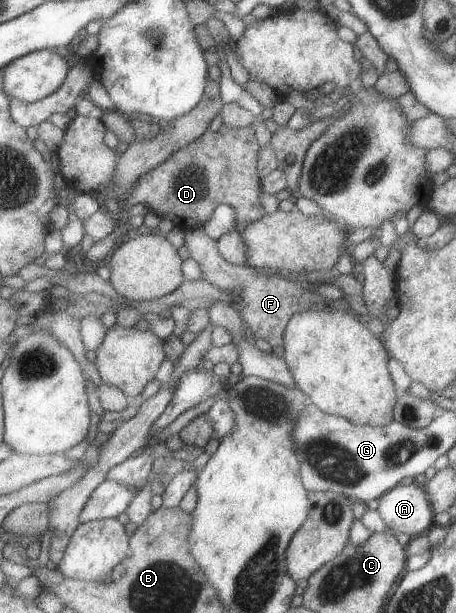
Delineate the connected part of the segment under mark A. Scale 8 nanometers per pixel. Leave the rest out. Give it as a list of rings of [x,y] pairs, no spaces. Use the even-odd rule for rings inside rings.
[[[415,481],[409,485],[399,483],[386,491],[379,498],[377,510],[394,535],[407,533],[415,538],[435,525],[428,493]]]

